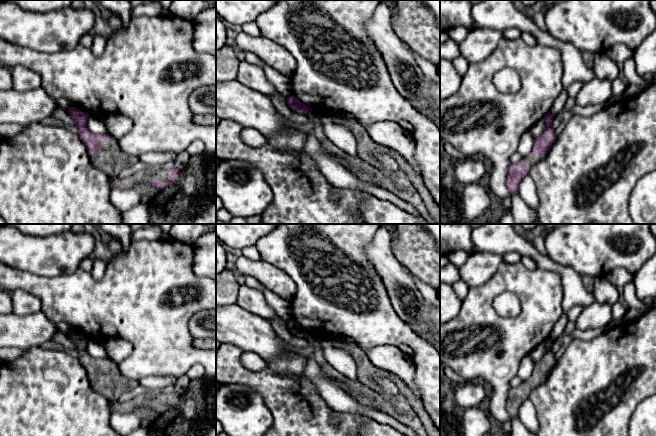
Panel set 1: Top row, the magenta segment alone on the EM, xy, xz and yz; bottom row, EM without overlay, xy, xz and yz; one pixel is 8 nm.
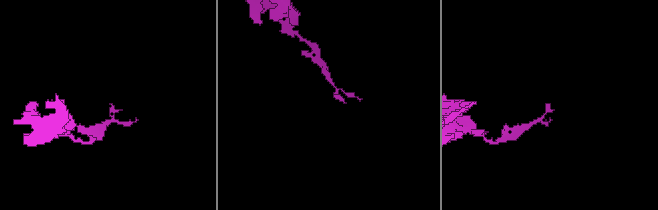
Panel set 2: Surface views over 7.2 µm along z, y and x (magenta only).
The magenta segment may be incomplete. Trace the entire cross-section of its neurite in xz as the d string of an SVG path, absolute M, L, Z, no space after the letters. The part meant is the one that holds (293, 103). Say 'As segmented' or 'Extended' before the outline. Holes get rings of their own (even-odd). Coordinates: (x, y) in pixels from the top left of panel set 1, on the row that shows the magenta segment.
As segmented. M293 95L287 98L287 104L293 111L301 115L305 115L308 111L312 111L309 106L299 102Z

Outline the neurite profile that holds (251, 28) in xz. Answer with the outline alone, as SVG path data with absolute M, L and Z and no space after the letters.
M249 22L242 25L242 29L243 29L243 32L245 32L246 34L252 37L258 37L261 35L261 32L256 22Z

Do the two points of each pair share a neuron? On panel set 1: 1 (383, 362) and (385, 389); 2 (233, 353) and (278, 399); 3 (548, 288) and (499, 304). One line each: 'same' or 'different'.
1: different
2: same
3: different

